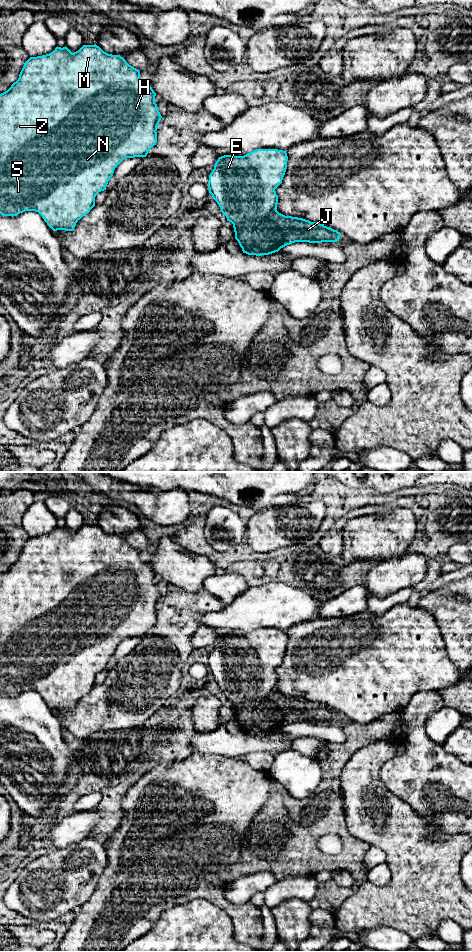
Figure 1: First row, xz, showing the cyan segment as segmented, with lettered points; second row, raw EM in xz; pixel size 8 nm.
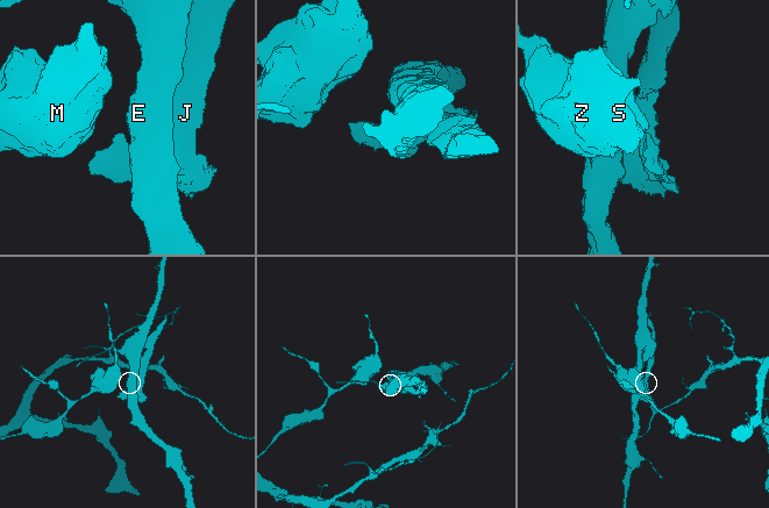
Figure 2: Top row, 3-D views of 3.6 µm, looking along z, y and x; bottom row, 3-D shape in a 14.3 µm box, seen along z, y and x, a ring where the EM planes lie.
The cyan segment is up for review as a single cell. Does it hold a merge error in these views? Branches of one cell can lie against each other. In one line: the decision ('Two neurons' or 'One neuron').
Two neurons

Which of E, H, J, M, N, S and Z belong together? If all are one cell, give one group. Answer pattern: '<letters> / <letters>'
E H M N S Z / J

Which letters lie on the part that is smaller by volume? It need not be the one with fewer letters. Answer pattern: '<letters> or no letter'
J

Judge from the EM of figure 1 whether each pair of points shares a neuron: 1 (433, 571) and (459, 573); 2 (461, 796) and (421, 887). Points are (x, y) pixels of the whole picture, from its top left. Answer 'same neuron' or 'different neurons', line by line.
1: same neuron
2: different neurons

